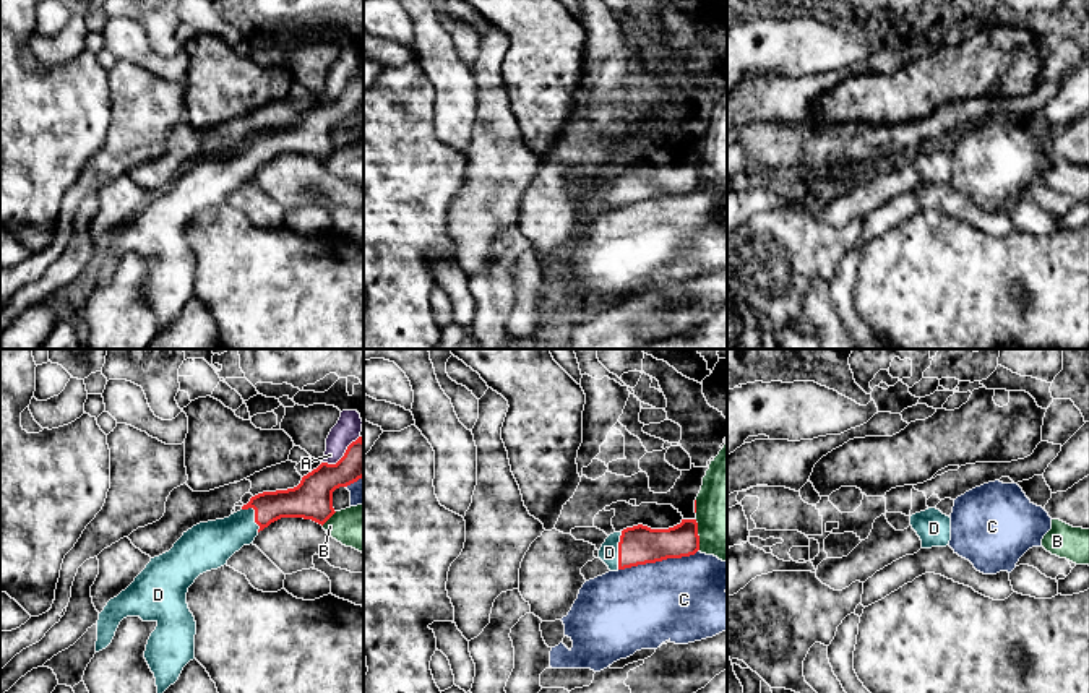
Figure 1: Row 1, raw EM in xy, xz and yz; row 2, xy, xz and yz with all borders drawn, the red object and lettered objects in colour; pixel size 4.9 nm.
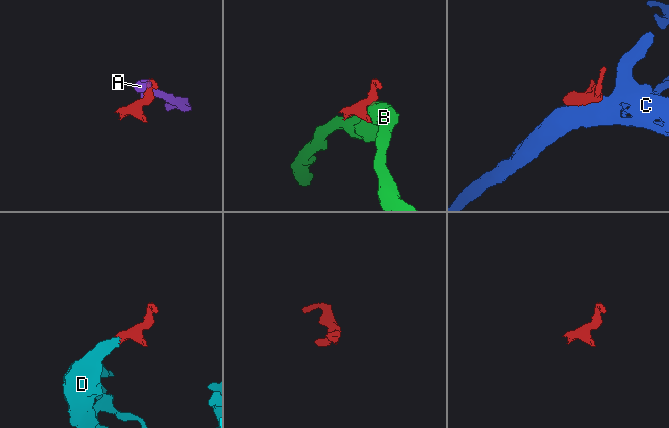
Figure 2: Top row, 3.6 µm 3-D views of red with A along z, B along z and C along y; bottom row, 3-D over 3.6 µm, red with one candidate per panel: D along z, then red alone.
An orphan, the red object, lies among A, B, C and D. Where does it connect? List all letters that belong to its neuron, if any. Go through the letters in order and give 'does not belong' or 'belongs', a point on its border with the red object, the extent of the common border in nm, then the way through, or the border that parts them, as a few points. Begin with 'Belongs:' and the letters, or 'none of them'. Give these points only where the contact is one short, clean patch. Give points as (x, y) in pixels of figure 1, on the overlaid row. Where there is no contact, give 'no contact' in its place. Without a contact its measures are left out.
Belongs: D
A: does not belong; meets red in xy at (344, 455); contact 240 nm long
B: does not belong; meets red in xz at (698, 536); contact 160 nm long; border along xz (695, 520), (698, 550)
C: does not belong; meets red in xz at (658, 560); contact 400 nm long
D: belongs; meets red in xz at (619, 550); contact 190 nm long; runs through xz (640, 544), (619, 550), (609, 552)

